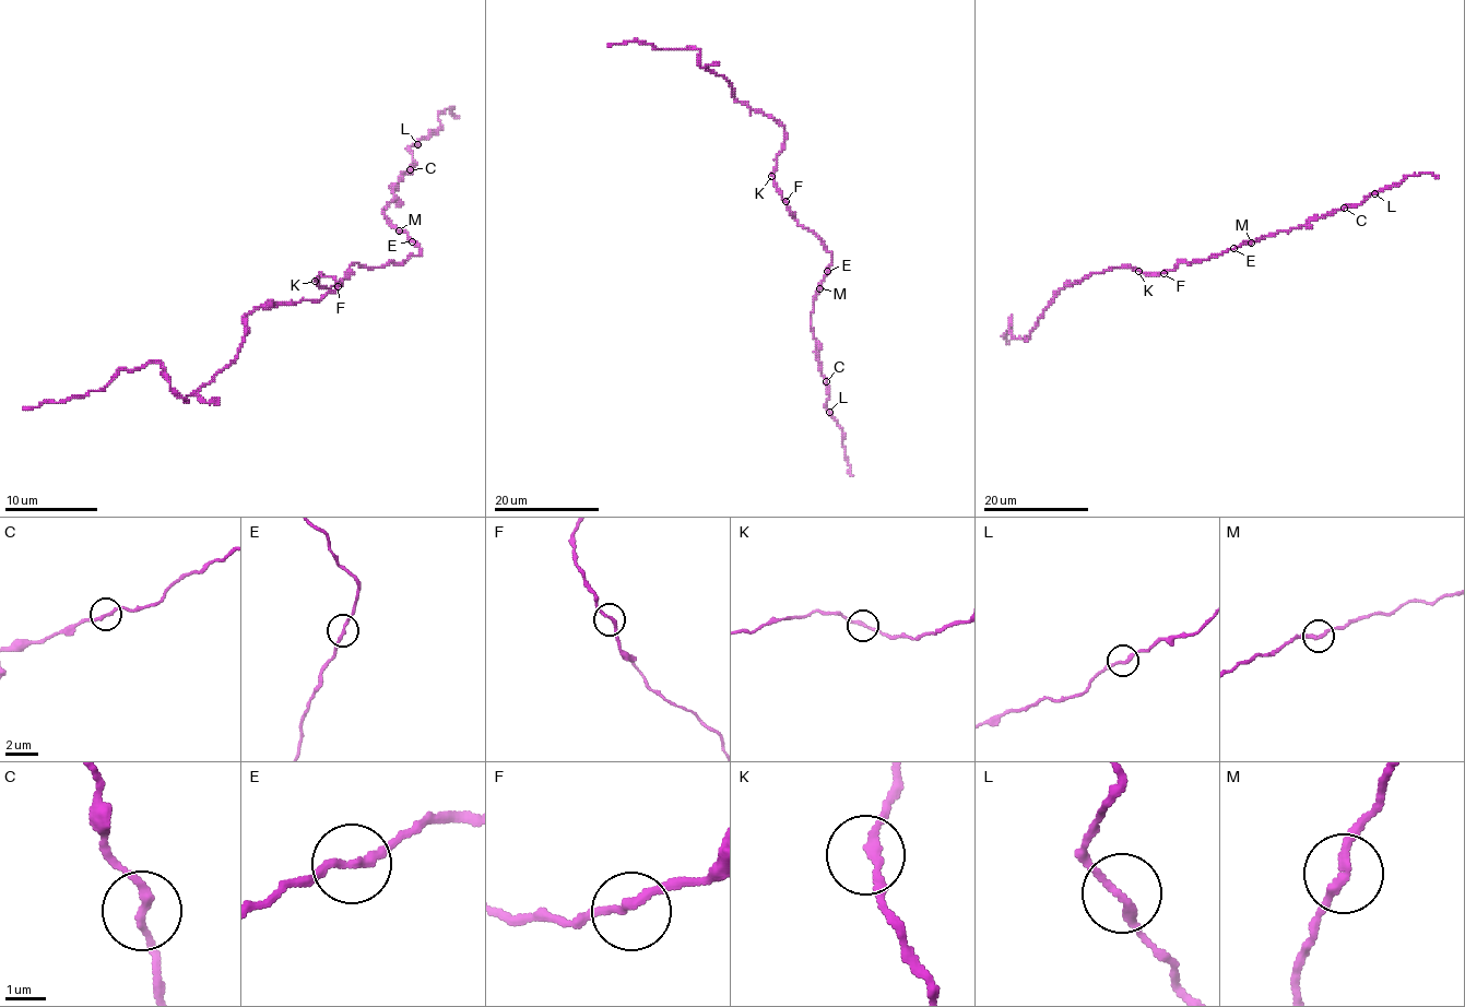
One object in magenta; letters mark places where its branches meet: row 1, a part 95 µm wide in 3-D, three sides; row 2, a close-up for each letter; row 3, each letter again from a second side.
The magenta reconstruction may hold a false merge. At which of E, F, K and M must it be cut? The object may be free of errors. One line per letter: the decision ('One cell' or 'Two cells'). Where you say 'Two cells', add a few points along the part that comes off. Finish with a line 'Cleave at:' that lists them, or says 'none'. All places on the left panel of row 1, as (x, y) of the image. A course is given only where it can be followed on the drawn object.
E: One cell
F: One cell
K: One cell
M: One cell
Cleave at: none

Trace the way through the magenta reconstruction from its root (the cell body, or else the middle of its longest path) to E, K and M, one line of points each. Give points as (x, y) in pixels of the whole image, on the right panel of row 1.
E: (1162, 272), (1172, 270), (1181, 260), (1193, 263), (1233, 248)
K: (1162, 272), (1146, 274), (1138, 271)
M: (1162, 272), (1172, 270), (1181, 260), (1193, 263), (1209, 259), (1251, 241)

